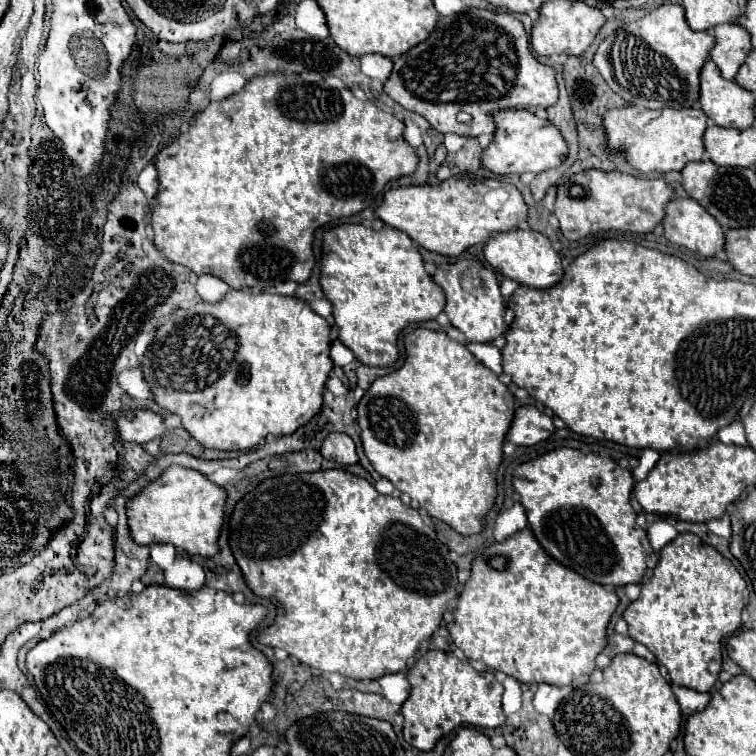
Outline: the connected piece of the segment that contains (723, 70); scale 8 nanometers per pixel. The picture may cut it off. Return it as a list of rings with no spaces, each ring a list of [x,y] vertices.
[[[722,23],[712,29],[712,35],[716,43],[710,51],[710,59],[716,63],[720,75],[732,81],[752,49],[748,33],[742,27],[736,27],[736,23]]]

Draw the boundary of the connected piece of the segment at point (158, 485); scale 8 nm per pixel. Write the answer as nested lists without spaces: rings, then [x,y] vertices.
[[[170,465],[160,477],[150,481],[140,493],[128,499],[126,517],[134,543],[170,543],[190,555],[212,557],[218,553],[218,533],[222,529],[226,491],[208,481],[198,471]]]

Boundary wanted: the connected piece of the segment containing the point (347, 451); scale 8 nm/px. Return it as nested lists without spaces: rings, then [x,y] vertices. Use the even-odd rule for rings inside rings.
[[[328,433],[320,447],[320,453],[324,455],[324,459],[334,459],[340,465],[358,463],[354,441],[346,433]]]

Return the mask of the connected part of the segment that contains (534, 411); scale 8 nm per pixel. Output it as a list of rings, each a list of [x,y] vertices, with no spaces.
[[[522,405],[514,411],[506,439],[514,445],[536,445],[554,433],[552,417],[536,405]]]

